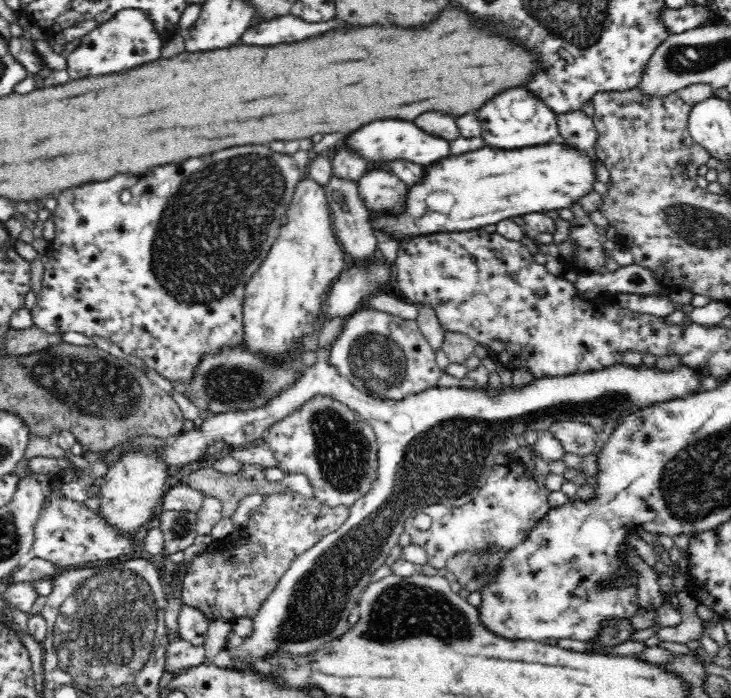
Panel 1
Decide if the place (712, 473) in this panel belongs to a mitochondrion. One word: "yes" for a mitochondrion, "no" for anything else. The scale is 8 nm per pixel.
yes

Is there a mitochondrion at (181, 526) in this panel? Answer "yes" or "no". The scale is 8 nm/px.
yes

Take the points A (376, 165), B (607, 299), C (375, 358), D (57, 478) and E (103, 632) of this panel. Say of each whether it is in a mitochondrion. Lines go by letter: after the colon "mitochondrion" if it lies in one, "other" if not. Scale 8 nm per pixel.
A: other
B: other
C: mitochondrion
D: other
E: mitochondrion

